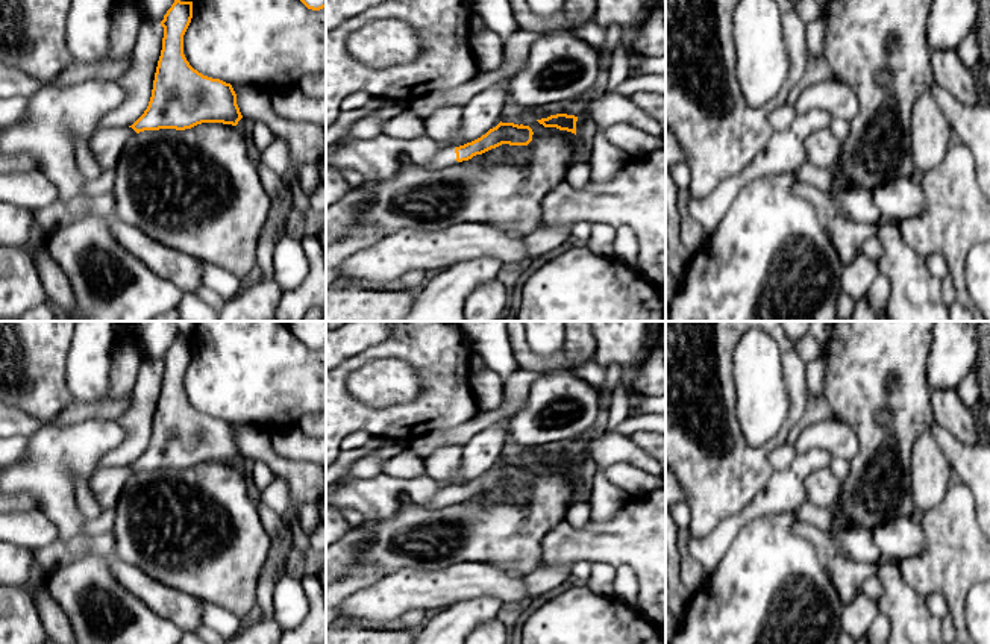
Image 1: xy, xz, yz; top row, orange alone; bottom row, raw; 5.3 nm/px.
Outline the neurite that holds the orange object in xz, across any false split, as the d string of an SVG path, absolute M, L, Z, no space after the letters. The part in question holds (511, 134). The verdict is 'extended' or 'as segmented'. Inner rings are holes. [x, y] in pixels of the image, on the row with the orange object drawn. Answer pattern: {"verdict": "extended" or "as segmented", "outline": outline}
{"verdict": "extended", "outline": "M499 123L496 127L490 129L485 135L481 138L467 142L459 147L446 147L441 148L438 156L423 168L428 170L437 170L444 168L449 164L458 161L468 161L476 155L482 155L491 148L496 148L502 144L509 145L528 145L532 141L532 129L529 126L523 124L514 124L514 123Z"}

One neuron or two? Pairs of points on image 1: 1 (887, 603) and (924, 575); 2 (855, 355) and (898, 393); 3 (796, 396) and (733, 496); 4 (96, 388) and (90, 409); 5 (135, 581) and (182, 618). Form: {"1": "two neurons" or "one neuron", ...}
{"1": "two neurons", "2": "one neuron", "3": "one neuron", "4": "two neurons", "5": "one neuron"}

